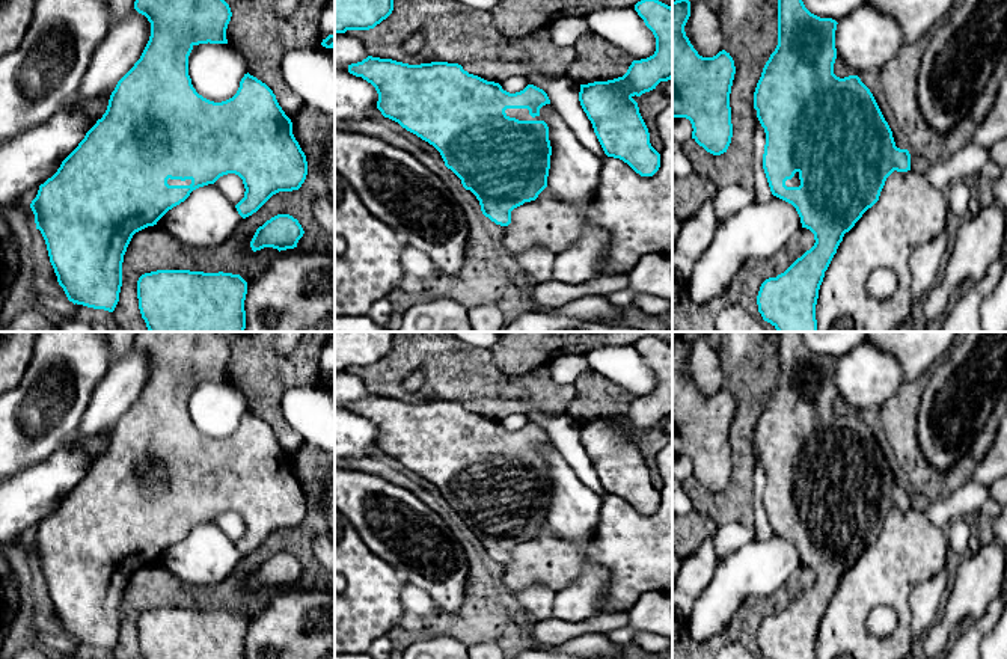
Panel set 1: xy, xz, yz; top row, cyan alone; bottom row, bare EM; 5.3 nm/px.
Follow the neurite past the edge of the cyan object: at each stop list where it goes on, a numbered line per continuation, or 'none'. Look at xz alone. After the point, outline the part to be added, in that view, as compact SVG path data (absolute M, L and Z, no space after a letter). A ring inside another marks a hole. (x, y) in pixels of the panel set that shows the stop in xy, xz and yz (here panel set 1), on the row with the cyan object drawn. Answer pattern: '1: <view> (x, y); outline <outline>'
1: xz (519, 113); outline M507 109L505 113L507 116L516 118L519 121L543 121L541 116L532 118L528 109Z

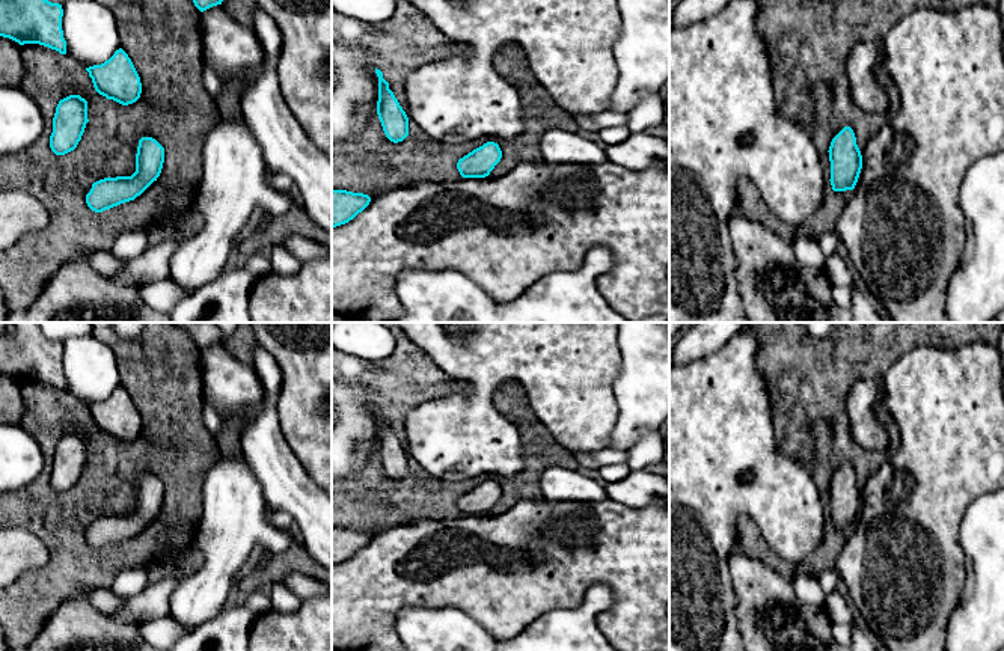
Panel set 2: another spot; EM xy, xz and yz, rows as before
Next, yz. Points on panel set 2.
none

